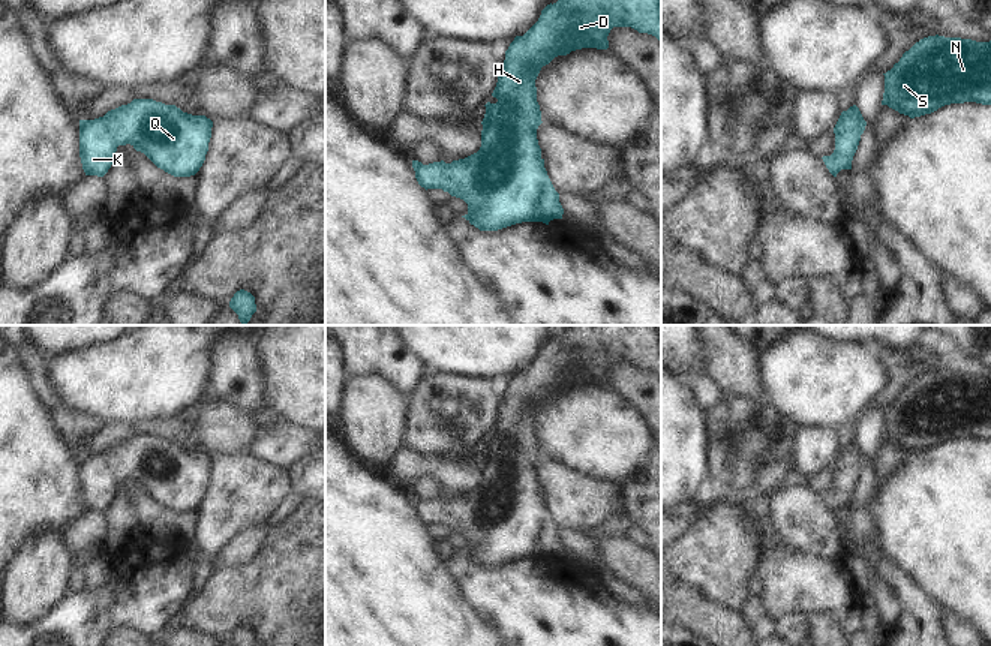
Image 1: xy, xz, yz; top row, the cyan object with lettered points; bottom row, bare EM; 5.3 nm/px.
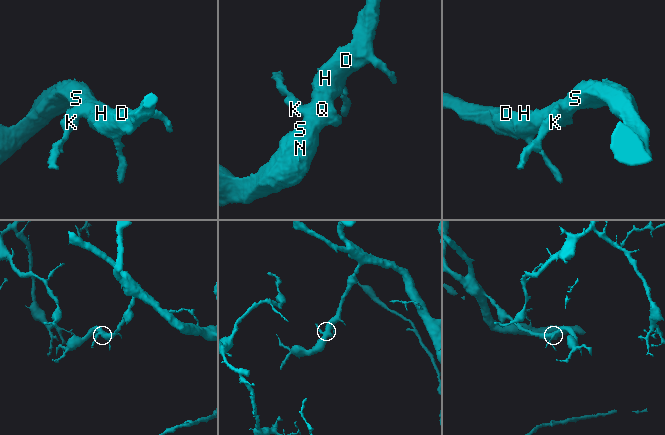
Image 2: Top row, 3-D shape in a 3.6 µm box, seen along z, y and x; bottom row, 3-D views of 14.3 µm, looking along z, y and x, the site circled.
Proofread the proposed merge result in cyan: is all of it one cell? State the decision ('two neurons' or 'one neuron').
one neuron

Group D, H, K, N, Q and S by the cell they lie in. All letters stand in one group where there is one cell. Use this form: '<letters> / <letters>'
D H K N Q S

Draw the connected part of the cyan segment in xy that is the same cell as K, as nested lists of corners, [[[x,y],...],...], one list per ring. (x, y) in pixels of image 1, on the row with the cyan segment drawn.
[[[133,99],[94,120],[79,120],[79,157],[85,175],[103,177],[115,160],[118,145],[130,144],[157,168],[174,177],[195,175],[205,160],[213,121],[183,112],[175,105],[153,99]]]

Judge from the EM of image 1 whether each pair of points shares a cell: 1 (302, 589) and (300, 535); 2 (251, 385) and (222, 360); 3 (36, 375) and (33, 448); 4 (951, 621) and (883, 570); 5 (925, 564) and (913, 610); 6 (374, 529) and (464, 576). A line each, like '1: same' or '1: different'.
1: same
2: same
3: different
4: different
5: different
6: different

